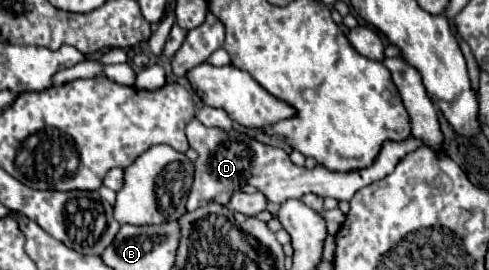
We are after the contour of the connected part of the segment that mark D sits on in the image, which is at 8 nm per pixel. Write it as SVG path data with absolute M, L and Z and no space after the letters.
M196 118L186 126L186 136L190 146L198 152L198 160L194 162L196 174L194 174L194 184L188 194L186 210L192 212L204 204L216 202L216 204L228 204L230 196L240 190L244 184L250 184L258 188L268 202L284 204L290 198L302 198L304 194L316 194L316 196L332 196L336 200L350 200L360 188L386 178L396 164L410 152L418 150L424 142L420 138L414 138L412 134L400 142L396 140L386 140L376 156L376 160L360 170L350 170L350 172L334 172L328 170L320 164L316 164L312 170L300 168L292 164L290 156L282 148L272 148L266 144L260 144L254 138L248 138L246 134L232 130L232 132L220 132L218 128L208 128L200 124Z

